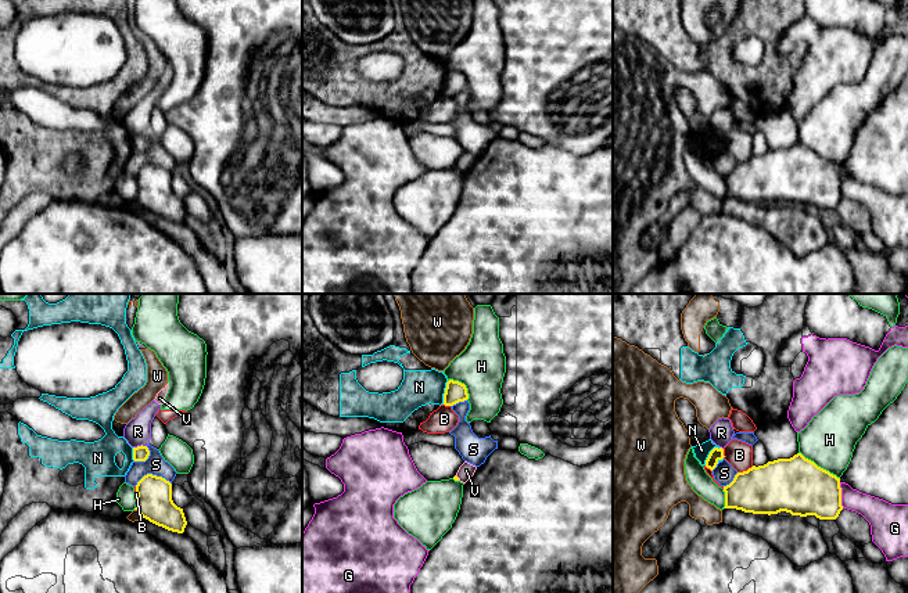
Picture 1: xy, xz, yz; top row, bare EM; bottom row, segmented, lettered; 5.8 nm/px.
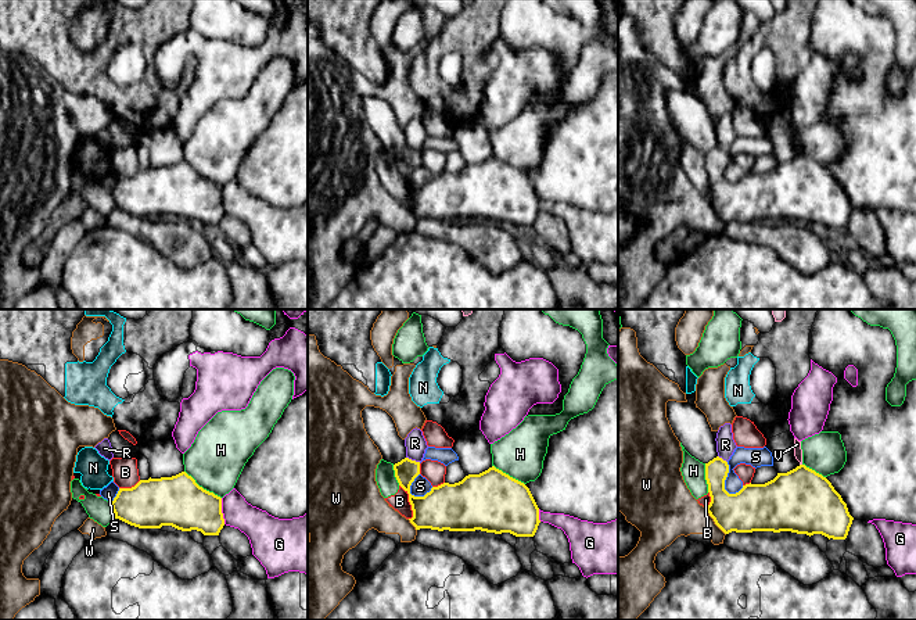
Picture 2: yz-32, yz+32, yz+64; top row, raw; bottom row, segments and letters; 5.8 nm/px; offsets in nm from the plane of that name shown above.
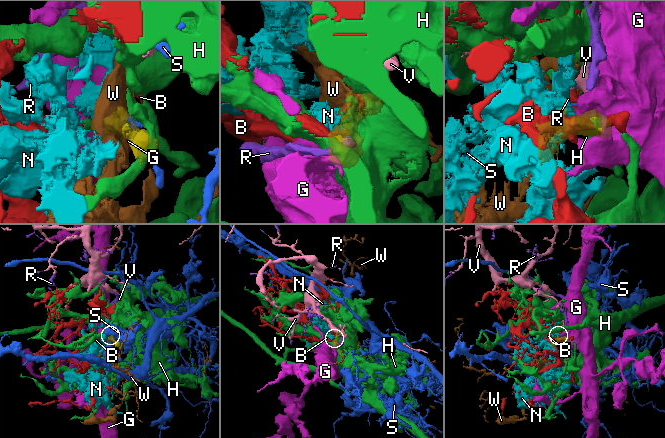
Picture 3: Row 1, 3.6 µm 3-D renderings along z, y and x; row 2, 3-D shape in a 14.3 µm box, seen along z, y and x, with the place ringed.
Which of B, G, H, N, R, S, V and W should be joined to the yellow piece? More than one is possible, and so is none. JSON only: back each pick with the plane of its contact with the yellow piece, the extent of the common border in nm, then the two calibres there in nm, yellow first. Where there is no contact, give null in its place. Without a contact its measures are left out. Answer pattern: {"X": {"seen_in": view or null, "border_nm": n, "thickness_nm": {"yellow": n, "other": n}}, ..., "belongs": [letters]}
{"belongs": []}

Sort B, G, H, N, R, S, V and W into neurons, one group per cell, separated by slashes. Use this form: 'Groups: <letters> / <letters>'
Groups: B H / G / N / R V / S / W

